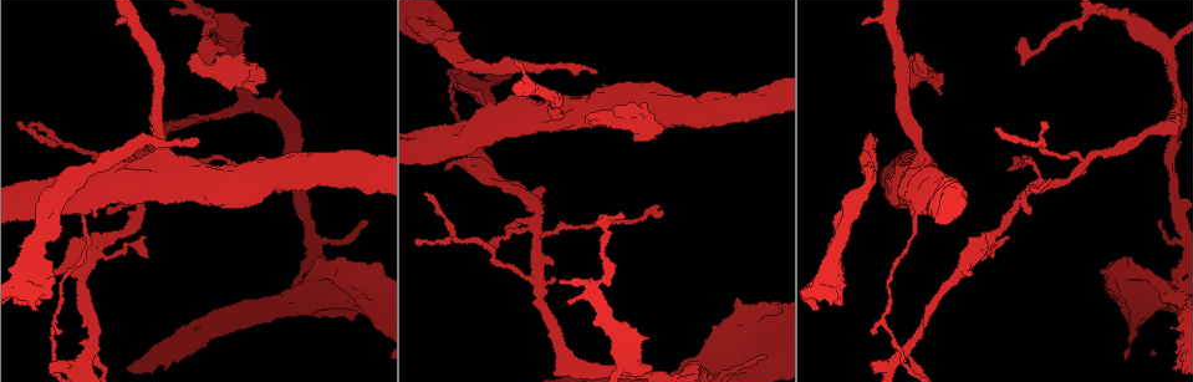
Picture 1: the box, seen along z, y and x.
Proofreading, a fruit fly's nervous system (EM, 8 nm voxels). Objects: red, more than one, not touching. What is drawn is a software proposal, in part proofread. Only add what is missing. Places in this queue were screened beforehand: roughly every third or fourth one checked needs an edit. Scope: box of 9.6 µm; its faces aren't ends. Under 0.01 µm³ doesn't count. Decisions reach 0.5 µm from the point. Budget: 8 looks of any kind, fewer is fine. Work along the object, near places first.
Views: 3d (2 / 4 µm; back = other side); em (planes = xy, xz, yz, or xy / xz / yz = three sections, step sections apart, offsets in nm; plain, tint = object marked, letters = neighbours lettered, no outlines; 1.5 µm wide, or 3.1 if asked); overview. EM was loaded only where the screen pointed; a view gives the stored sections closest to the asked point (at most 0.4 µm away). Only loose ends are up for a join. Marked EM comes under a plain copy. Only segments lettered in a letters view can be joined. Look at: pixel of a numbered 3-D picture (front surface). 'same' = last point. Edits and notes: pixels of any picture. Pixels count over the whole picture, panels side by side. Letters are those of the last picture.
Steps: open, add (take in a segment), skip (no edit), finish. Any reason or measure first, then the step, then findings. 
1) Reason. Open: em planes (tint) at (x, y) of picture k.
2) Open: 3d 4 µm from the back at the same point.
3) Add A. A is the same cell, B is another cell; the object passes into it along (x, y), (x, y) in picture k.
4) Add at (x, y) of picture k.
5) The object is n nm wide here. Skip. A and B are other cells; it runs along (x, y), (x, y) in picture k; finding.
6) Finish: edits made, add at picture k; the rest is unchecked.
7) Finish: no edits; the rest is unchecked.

An open end. Open: em xy step 8 (tint) at (195, 137) of picture 1.

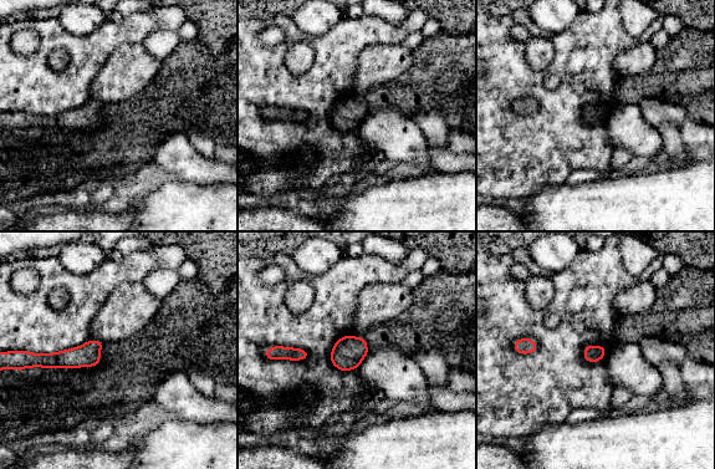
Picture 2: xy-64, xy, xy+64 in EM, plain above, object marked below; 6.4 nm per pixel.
What lies round it. Open: em xy step 8 (letters) at the same point.

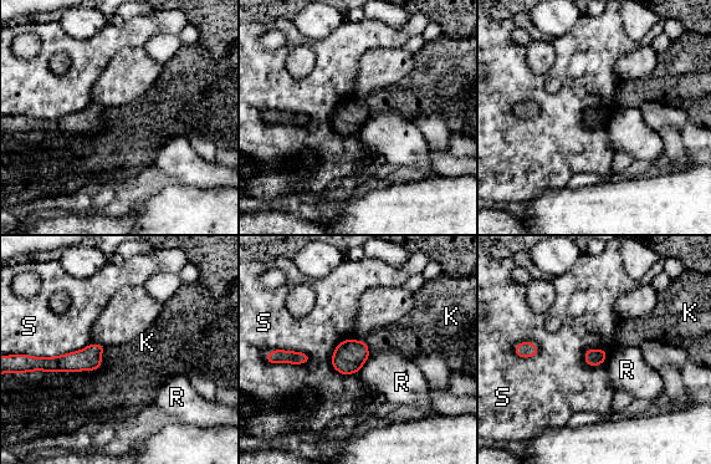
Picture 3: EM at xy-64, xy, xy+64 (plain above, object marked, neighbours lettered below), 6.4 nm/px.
Skip. K, R and S are other cells; a border runs along (106, 346), (96, 370), (44, 372) in picture 3; no lettered segment goes on from it.

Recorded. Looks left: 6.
An open end. Open: 3d 2 µm at (220, 53) of picture 1.

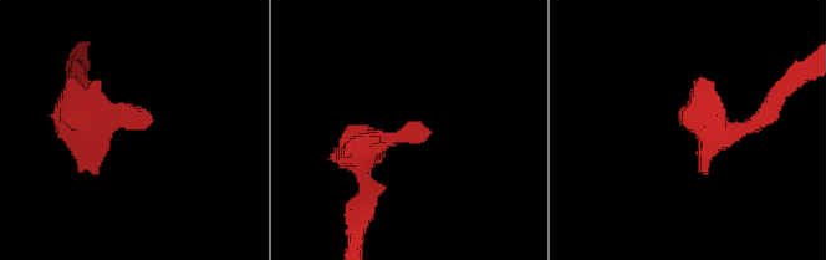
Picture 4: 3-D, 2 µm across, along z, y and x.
Open: em xy step 4 (letters) at (422, 128) of picture 4.

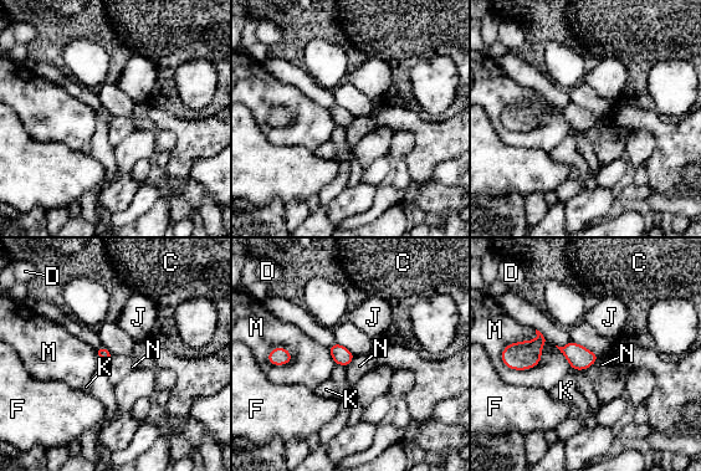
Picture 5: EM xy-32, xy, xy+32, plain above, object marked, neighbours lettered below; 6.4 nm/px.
Cut it another way. Open: em planes (letters) at the same point.

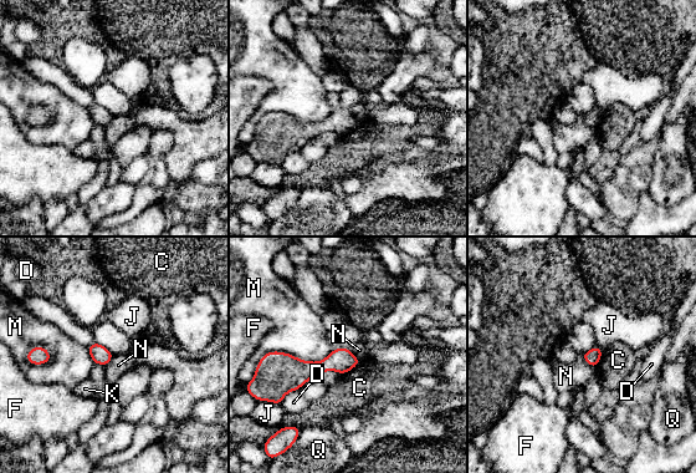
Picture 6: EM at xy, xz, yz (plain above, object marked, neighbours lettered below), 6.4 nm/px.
Skip. C, D, F, J, K, M, N and Q are other cells; no lettered segment goes on from it.

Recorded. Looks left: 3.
An open end. Open: 3d 4 µm at (568, 303) of picture 1.

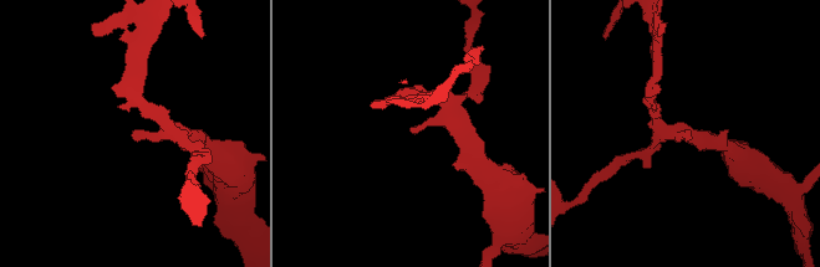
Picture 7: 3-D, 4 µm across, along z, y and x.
Open: em yz step 8 (tint) at (134, 136) of picture 7.

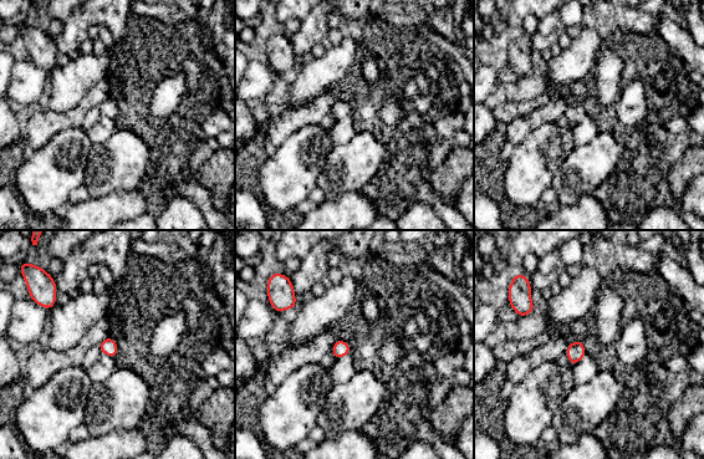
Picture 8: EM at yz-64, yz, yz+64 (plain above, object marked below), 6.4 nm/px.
Open: em xz step 4 (letters) at the same point.

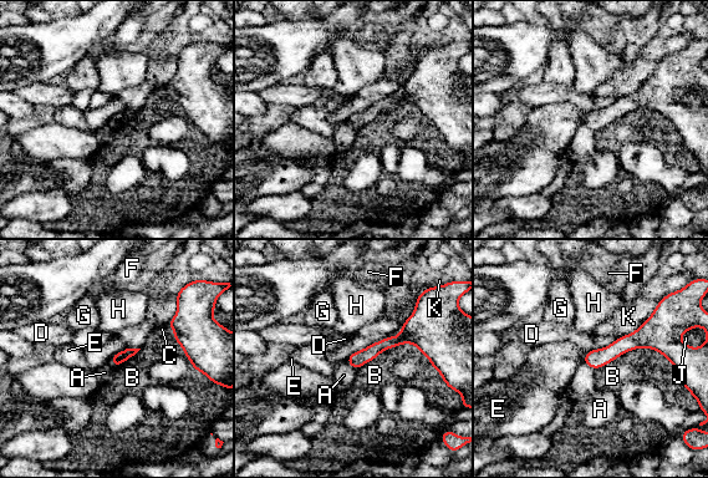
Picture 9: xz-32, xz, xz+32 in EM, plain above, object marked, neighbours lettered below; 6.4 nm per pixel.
Skip. A, B, C, D, E, F, G, H, J and K are other cells; it runs along (667, 352), (630, 341), (586, 359) in picture 9; no lettered segment goes on from it.

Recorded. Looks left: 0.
Finish: no edits; the rest is unchecked.

